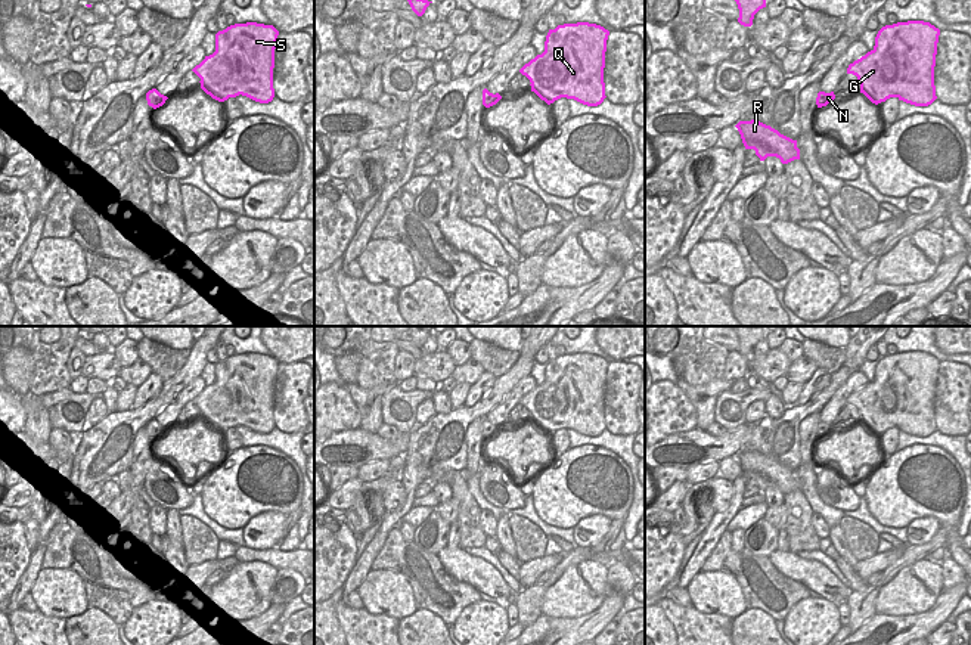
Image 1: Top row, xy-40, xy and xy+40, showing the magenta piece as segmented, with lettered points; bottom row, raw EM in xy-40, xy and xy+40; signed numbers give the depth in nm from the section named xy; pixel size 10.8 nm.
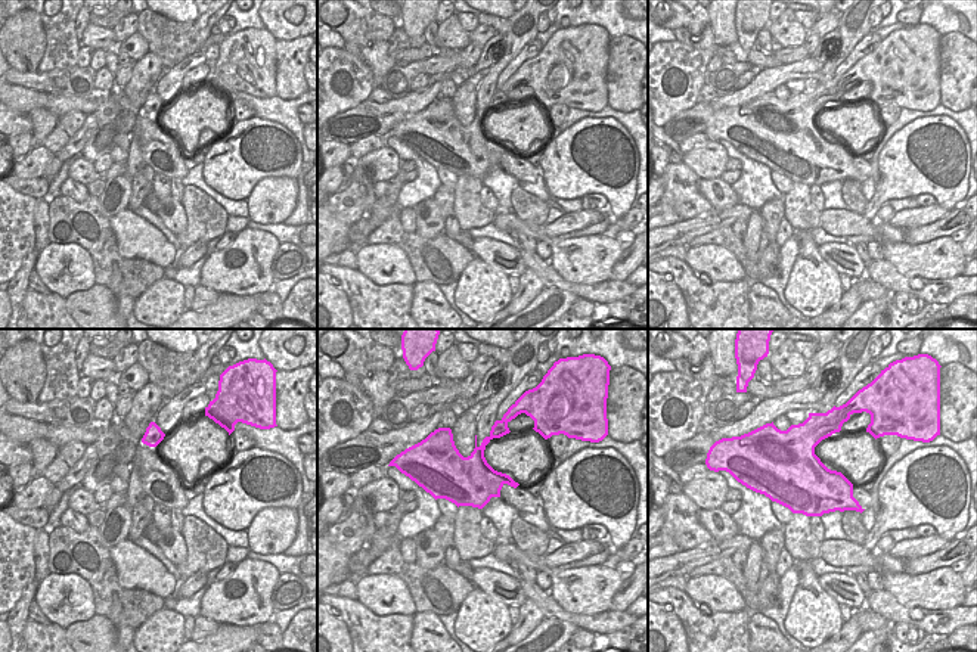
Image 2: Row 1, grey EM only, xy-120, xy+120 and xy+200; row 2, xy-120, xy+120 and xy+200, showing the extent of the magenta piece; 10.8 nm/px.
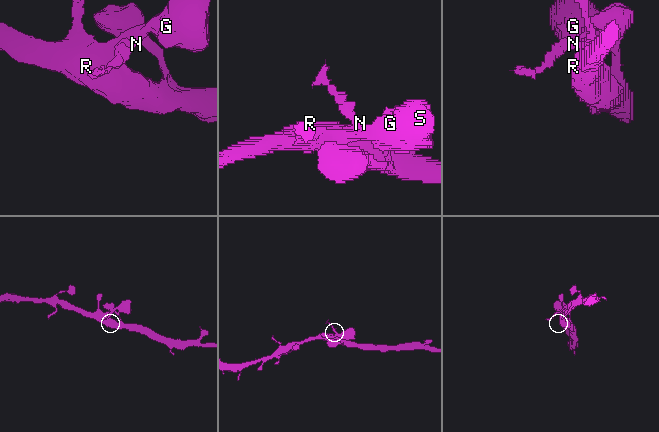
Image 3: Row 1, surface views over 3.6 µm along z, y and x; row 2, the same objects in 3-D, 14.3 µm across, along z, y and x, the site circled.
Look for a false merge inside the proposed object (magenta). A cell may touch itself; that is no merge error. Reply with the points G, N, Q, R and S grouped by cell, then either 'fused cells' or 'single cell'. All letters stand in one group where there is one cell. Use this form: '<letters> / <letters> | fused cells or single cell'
G N Q R S | single cell

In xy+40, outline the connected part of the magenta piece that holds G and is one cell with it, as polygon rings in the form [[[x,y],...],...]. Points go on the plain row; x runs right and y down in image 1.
[[[924,351],[882,357],[875,376],[849,396],[860,412],[860,424],[878,435],[897,428],[915,437],[931,435],[936,427],[934,397],[940,360]]]

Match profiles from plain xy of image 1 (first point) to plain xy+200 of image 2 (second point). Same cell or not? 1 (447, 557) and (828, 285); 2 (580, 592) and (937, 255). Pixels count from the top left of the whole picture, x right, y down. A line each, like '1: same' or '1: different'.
1: different
2: same

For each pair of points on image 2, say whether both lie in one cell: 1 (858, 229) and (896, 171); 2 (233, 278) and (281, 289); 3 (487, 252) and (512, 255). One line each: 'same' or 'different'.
1: different
2: different
3: same

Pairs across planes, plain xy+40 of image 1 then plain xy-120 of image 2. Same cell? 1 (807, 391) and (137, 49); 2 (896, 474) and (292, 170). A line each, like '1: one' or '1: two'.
1: two
2: one

